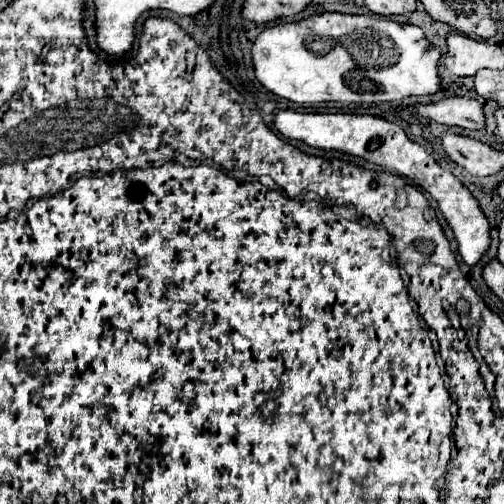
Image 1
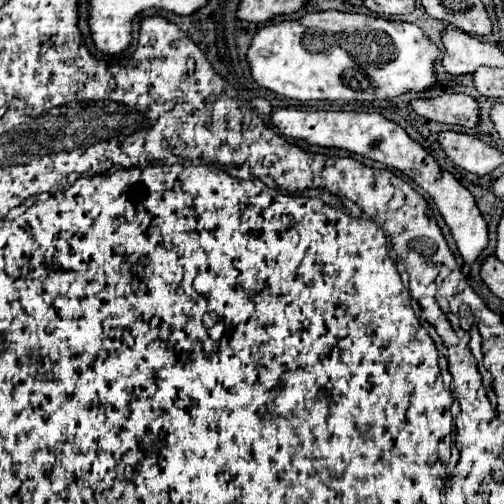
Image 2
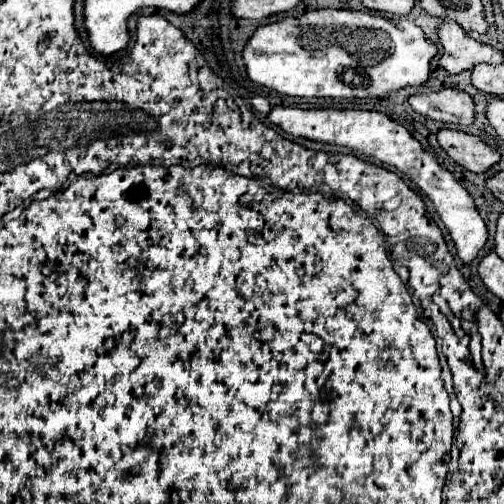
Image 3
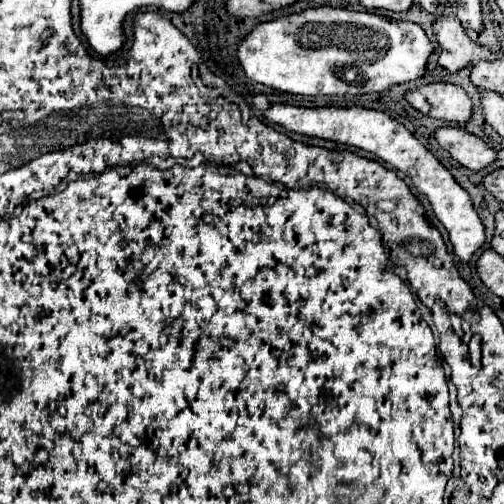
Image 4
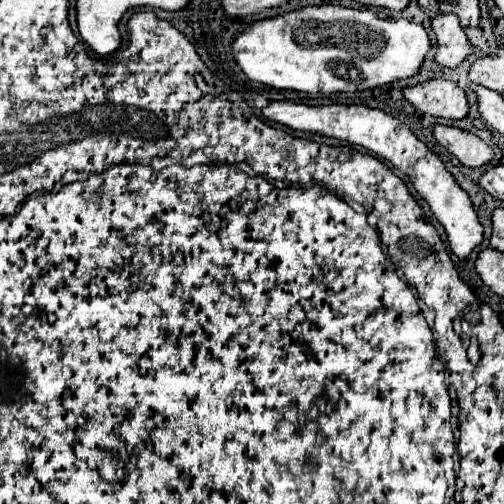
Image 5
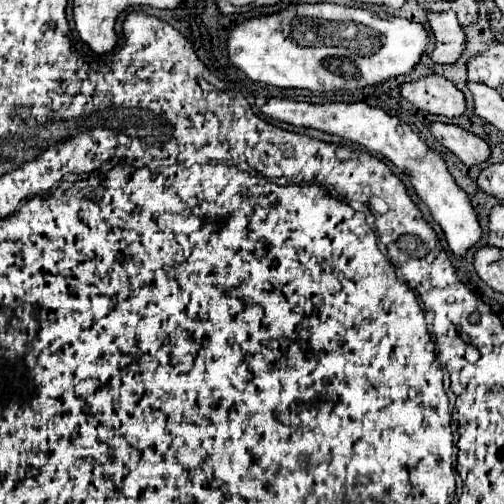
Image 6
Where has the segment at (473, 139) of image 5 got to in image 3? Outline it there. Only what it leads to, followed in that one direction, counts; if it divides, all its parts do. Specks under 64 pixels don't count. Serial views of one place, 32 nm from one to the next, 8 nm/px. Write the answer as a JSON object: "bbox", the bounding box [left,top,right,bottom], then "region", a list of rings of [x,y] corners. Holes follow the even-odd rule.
{"bbox":[438,130,502,174],"region":[[[440,130],[438,144],[456,164],[474,174],[482,174],[502,160],[500,154],[488,144],[484,144],[478,136],[460,130]]]}

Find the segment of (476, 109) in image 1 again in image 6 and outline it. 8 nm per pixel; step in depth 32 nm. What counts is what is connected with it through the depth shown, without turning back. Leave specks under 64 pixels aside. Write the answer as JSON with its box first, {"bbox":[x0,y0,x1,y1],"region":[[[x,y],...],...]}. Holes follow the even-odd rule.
{"bbox":[400,74,466,118],"region":[[[438,74],[402,84],[400,94],[408,102],[412,102],[418,110],[424,110],[436,116],[456,118],[466,112],[466,100],[462,90],[458,90],[454,82]]]}

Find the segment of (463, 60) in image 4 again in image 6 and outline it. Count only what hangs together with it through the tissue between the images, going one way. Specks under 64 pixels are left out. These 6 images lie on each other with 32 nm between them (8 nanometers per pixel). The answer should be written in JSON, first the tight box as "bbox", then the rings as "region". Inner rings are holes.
{"bbox":[428,12,466,64],"region":[[[434,12],[428,14],[430,28],[434,32],[434,52],[432,60],[436,64],[456,64],[464,52],[466,36],[454,12]]]}

